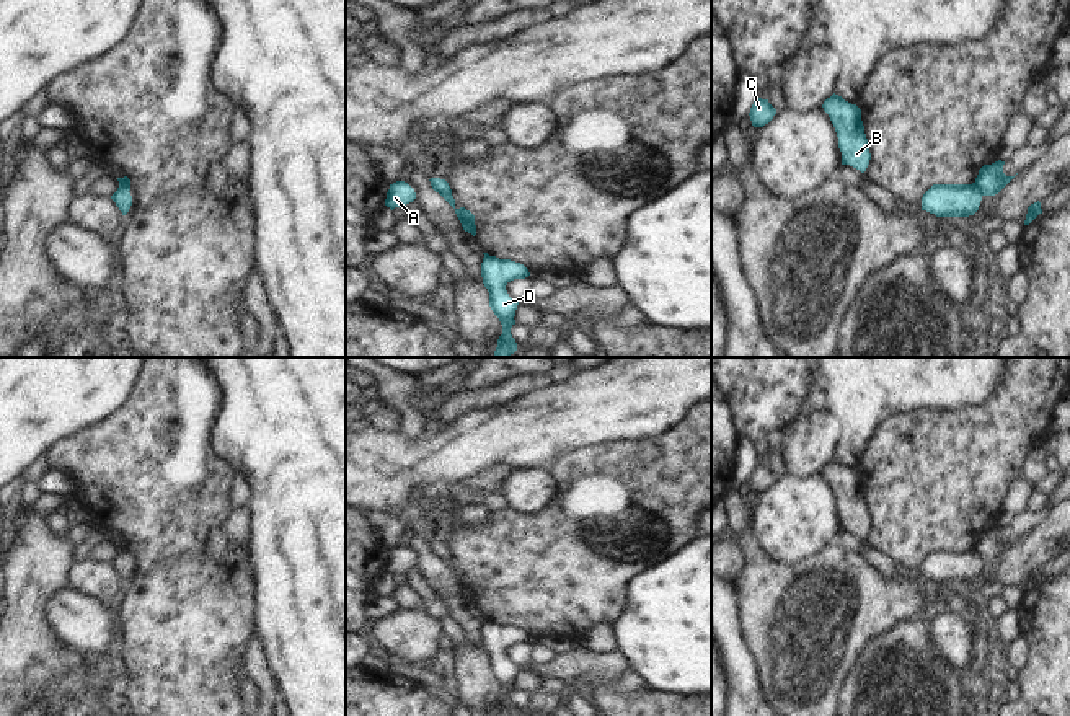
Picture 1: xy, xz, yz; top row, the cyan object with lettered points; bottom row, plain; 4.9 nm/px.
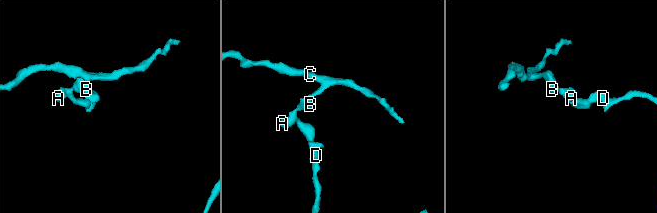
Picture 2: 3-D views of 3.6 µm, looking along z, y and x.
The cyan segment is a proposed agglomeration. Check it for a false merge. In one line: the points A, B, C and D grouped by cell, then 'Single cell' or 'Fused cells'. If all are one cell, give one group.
Groups: A B C / D. Fused cells.

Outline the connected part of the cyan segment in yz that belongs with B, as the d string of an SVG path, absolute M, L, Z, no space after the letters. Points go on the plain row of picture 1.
M835 458L824 466L822 473L835 493L842 530L850 530L864 538L871 519L861 486L861 475Z

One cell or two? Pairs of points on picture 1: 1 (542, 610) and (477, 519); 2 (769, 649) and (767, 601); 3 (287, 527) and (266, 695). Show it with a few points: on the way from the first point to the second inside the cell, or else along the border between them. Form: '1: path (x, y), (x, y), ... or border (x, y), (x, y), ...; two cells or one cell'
1: border (491, 514), (483, 525), (460, 527); two cells
2: path (769, 638), (769, 612); one cell
3: border (255, 630), (279, 695); two cells

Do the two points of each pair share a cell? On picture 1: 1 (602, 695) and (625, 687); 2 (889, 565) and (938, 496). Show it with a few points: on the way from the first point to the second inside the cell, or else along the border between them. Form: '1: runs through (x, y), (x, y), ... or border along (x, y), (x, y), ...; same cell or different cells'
1: runs through (607, 695), (620, 692); same cell
2: border along (865, 540), (886, 552), (897, 563); different cells

